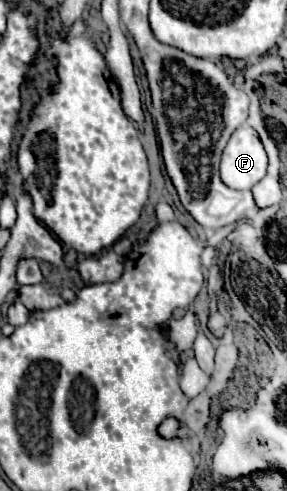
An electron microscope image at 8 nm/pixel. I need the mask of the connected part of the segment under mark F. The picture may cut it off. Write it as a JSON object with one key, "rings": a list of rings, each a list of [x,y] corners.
{"rings":[[[248,124],[240,126],[222,152],[222,182],[234,190],[250,190],[266,176],[266,168],[268,156],[258,132]]]}

